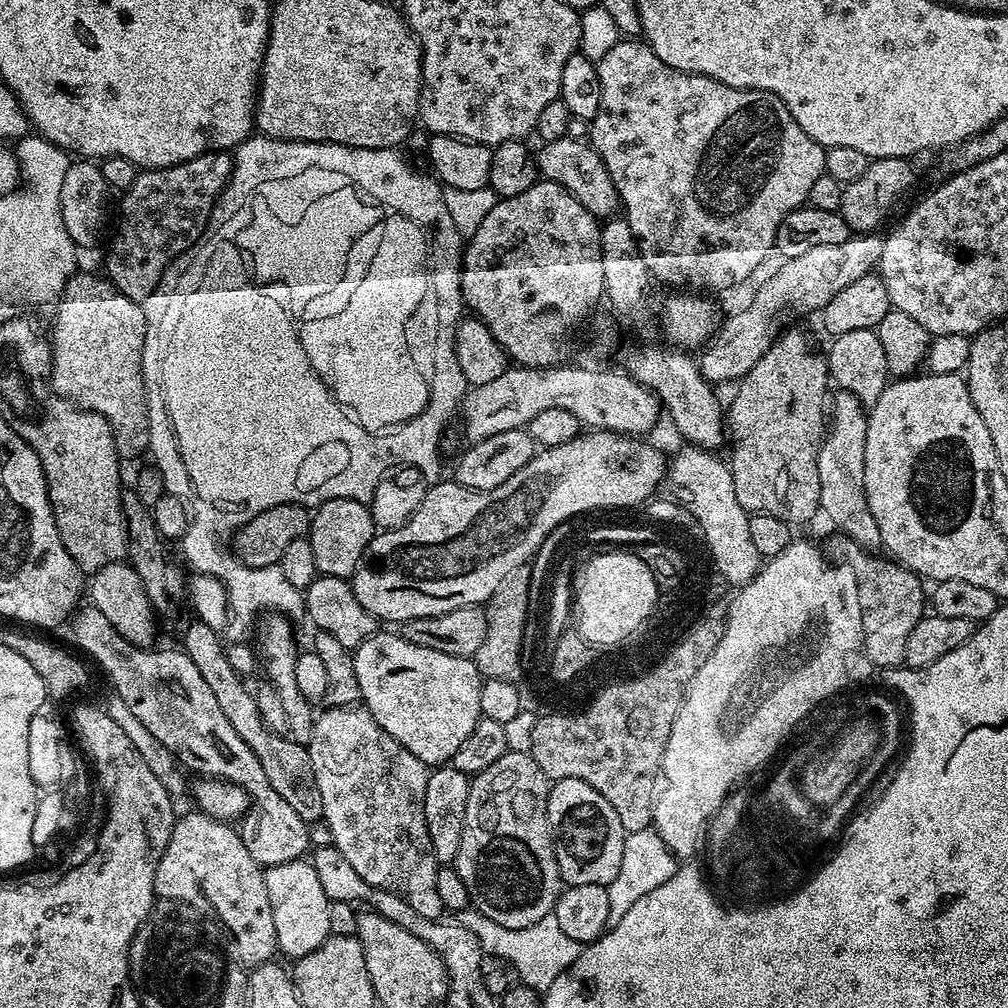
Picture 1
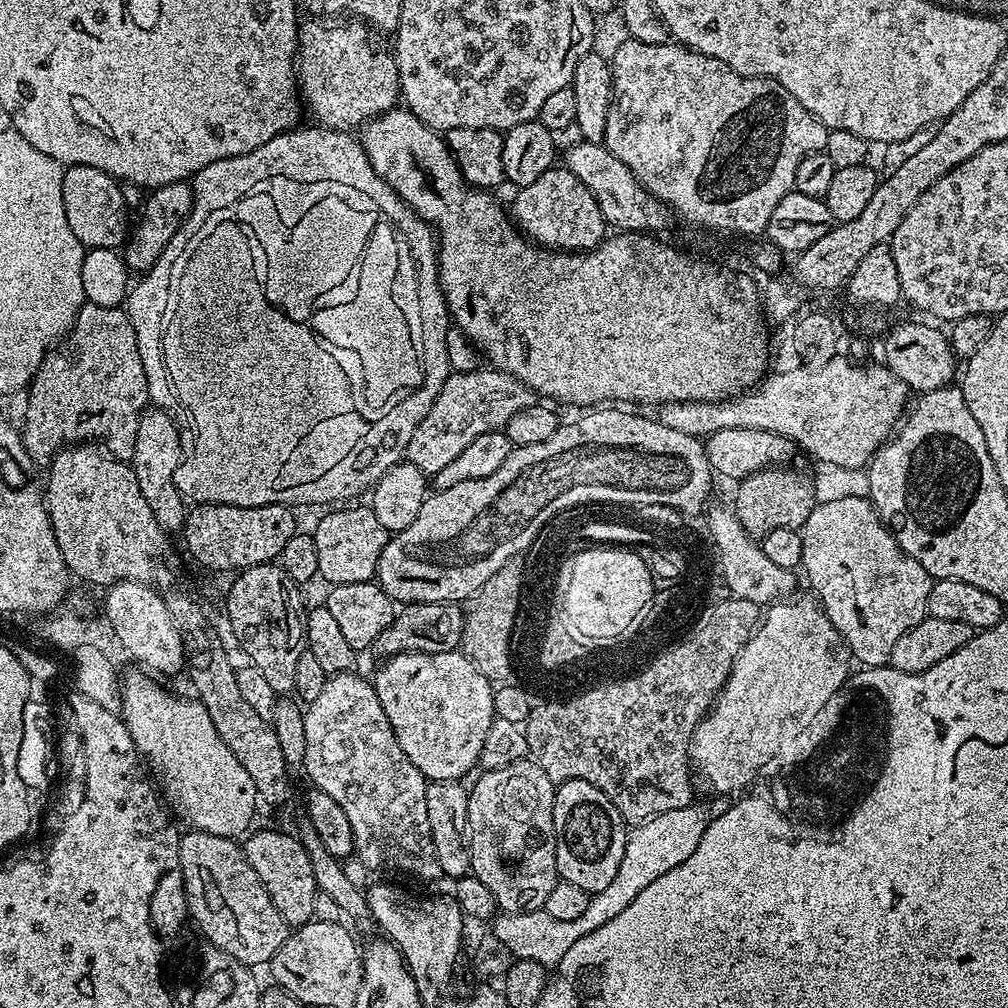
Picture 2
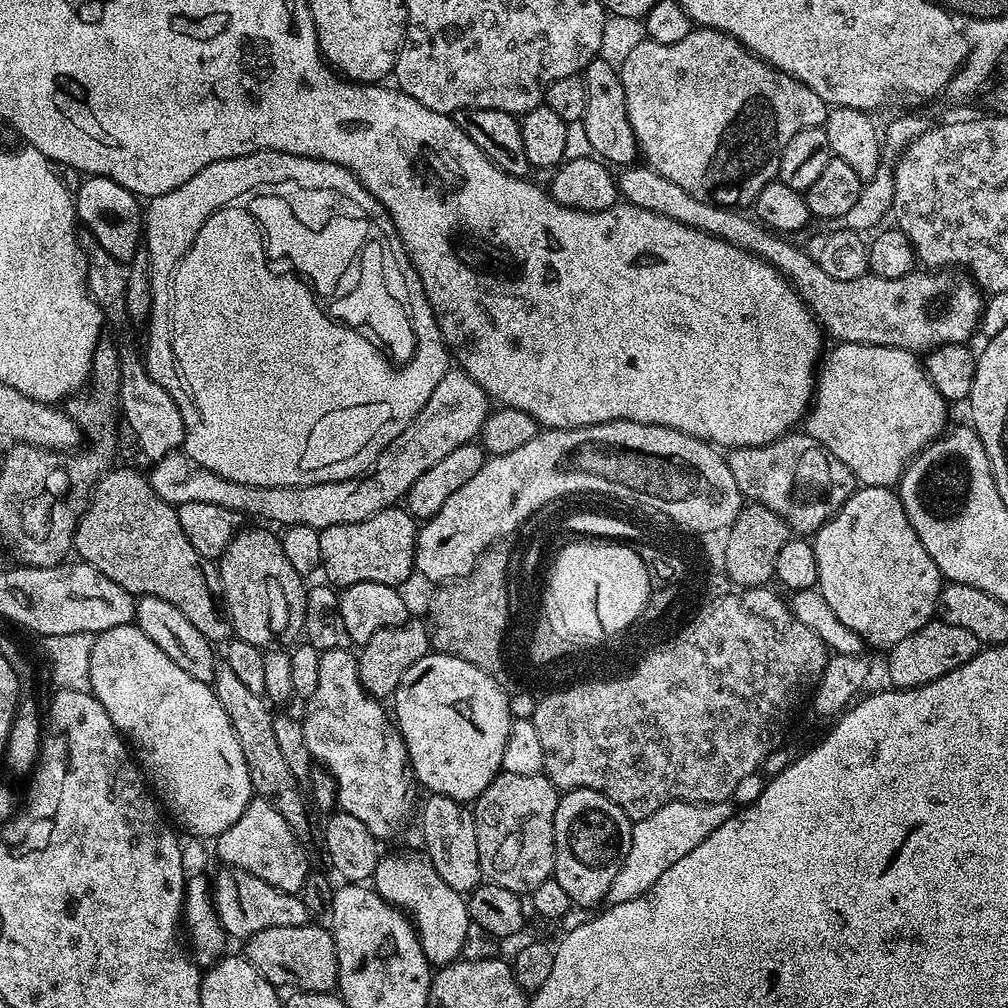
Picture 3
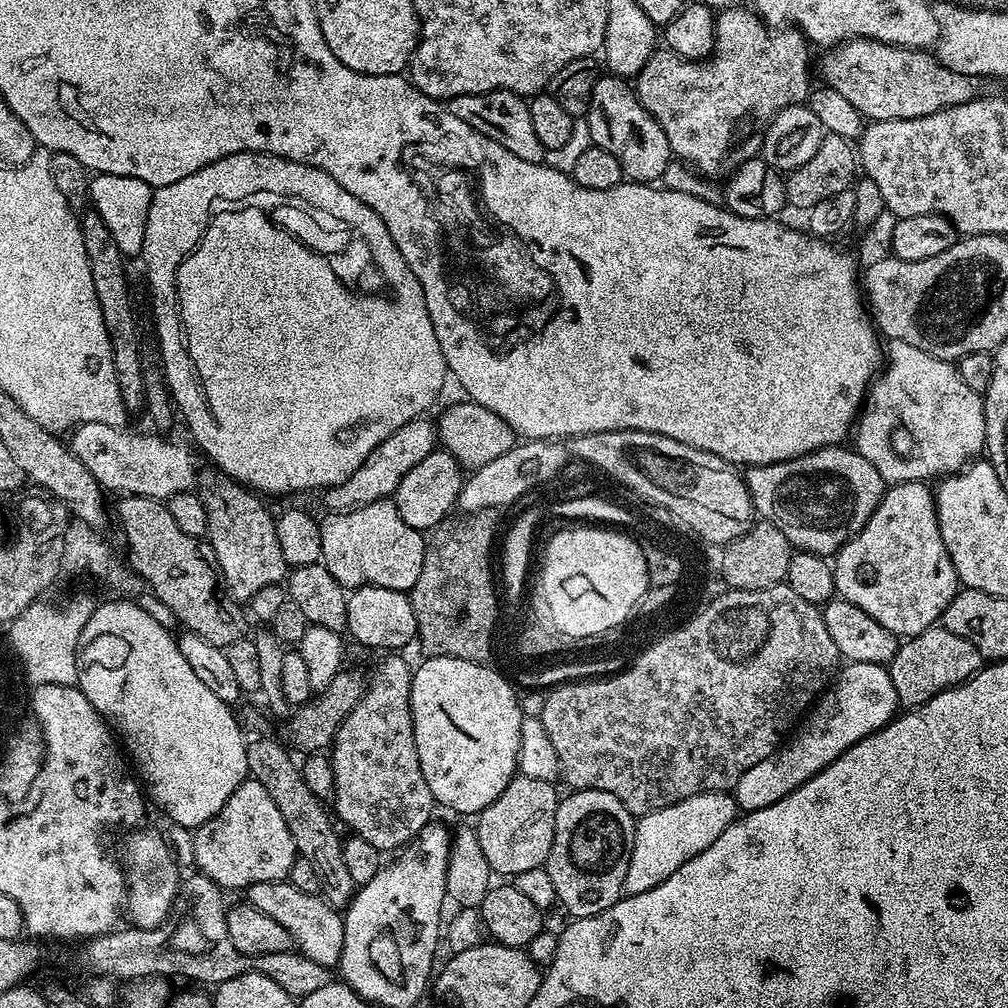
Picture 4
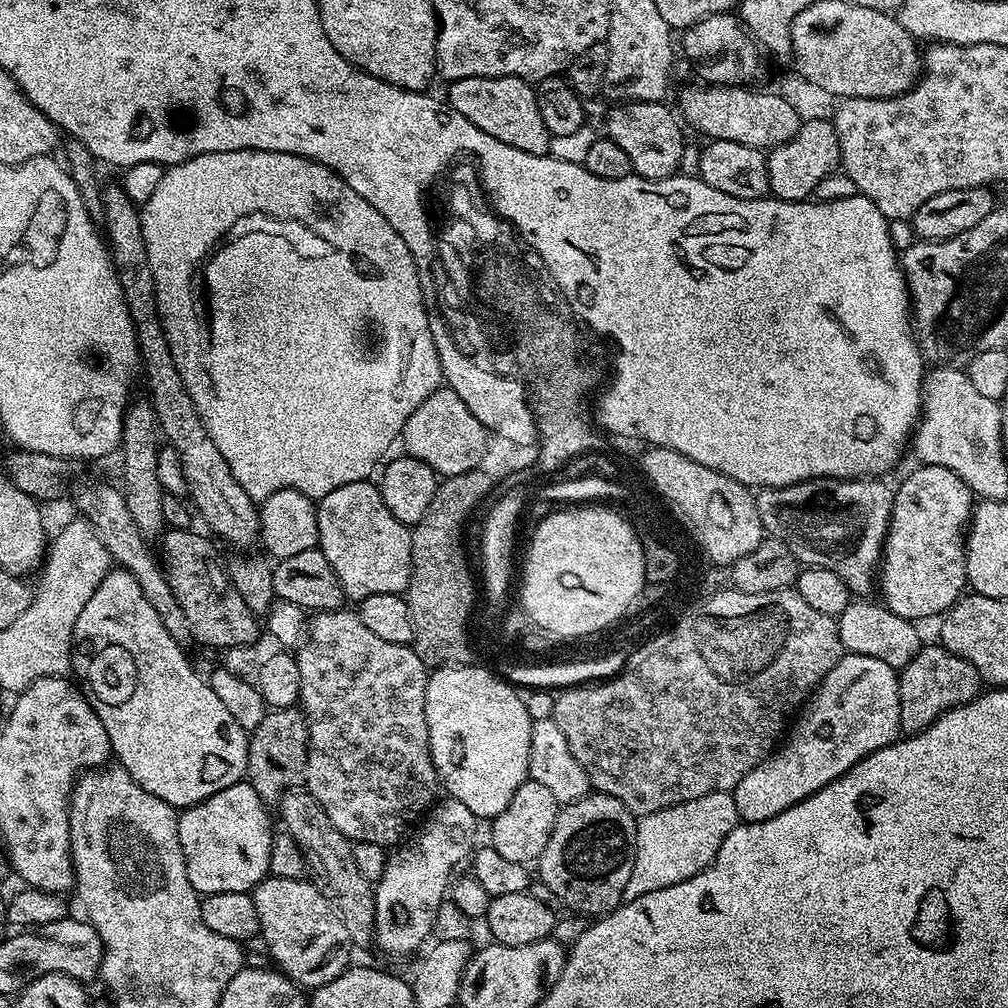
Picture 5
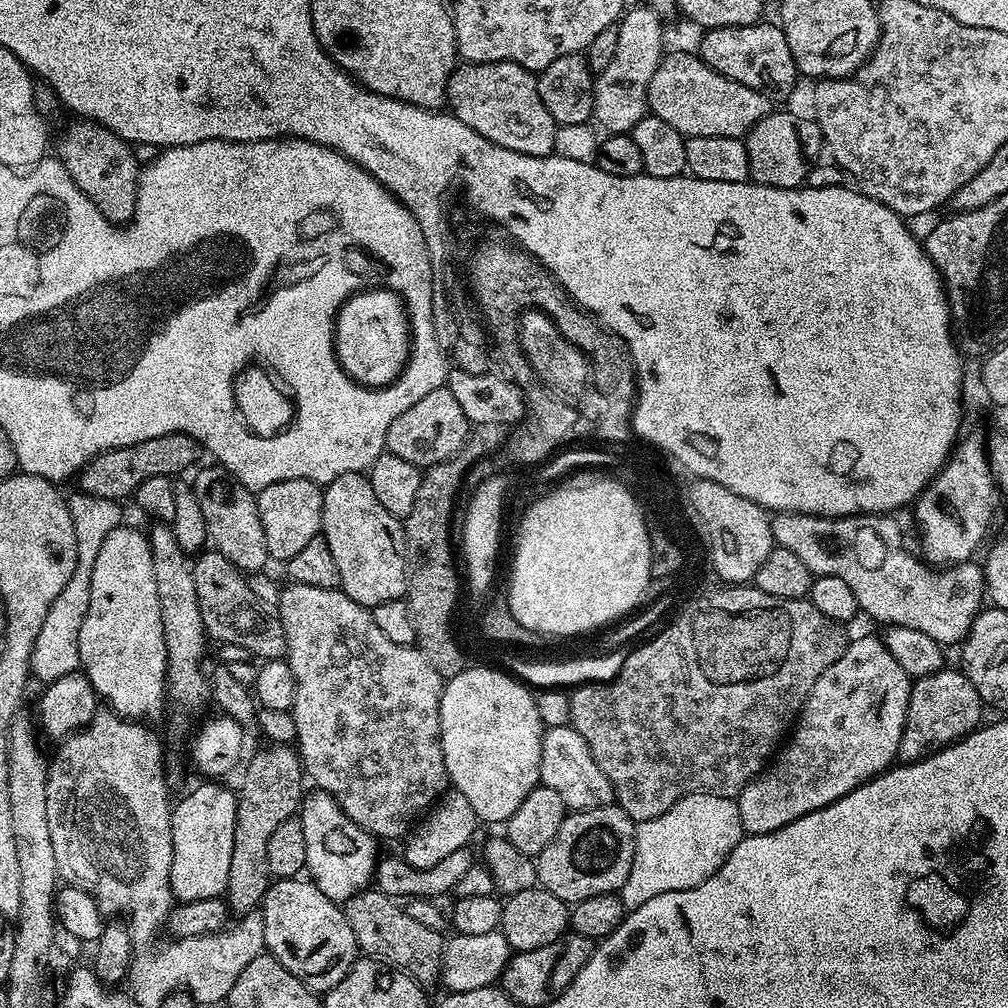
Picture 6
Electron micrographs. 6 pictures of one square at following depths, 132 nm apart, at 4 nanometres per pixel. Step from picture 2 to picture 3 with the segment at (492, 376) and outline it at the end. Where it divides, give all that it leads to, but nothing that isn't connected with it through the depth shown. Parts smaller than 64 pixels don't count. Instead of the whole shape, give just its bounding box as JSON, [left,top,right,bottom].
[147,366,490,530]

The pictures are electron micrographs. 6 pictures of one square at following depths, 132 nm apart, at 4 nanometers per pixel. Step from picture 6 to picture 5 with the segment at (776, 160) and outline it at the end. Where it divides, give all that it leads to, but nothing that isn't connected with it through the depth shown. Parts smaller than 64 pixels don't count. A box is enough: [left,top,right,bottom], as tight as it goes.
[767,119,841,200]

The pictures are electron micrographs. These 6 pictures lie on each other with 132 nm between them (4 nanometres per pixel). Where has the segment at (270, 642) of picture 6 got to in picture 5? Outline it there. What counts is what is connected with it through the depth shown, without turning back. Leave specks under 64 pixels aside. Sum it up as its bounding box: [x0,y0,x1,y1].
[162,527,262,650]

